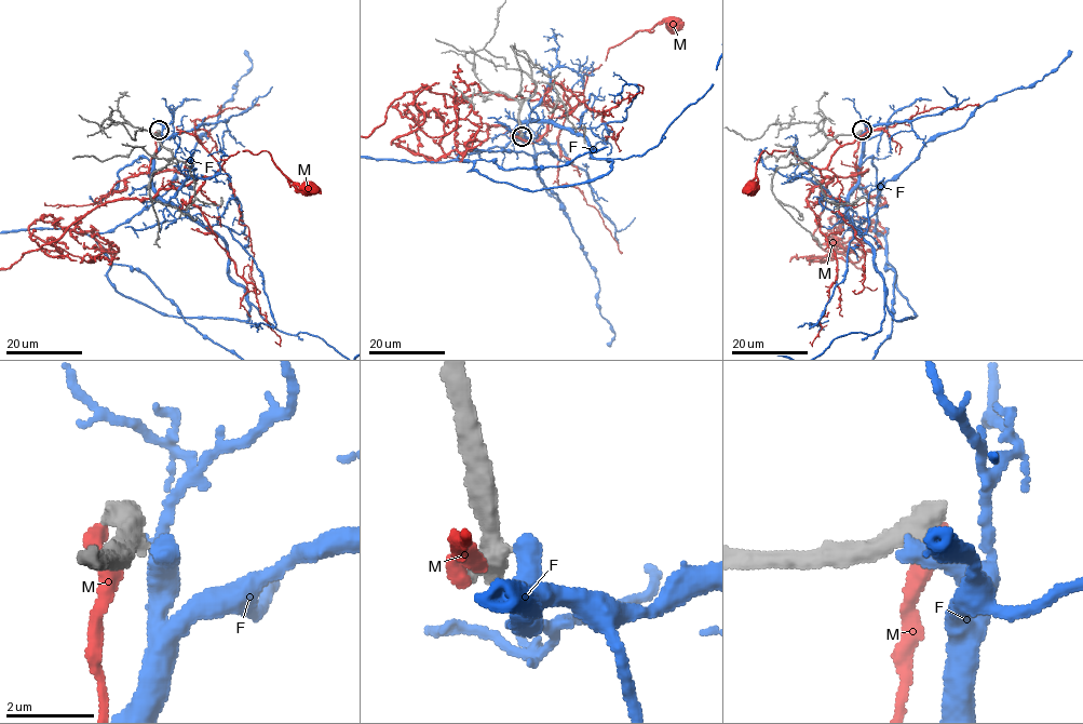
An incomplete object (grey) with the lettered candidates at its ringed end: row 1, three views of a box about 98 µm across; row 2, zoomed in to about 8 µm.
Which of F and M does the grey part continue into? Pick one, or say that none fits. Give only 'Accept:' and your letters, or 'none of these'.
Accept: none of these

